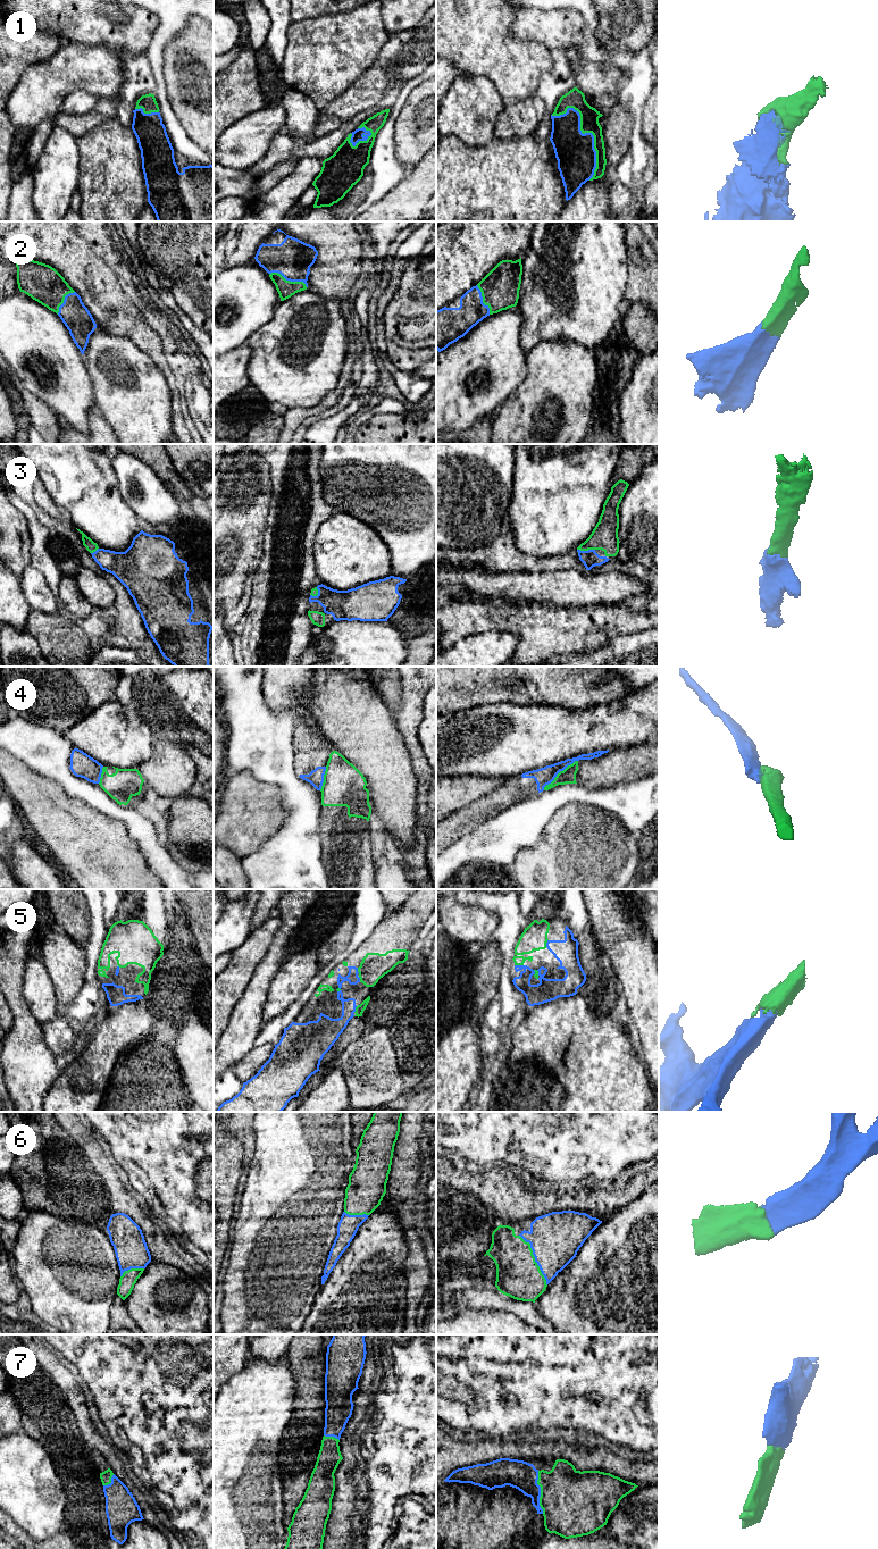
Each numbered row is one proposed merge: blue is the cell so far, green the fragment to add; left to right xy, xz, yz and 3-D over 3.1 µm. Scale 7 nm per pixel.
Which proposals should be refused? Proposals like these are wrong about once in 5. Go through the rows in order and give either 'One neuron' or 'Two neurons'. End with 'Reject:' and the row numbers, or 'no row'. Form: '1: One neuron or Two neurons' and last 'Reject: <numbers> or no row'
1: One neuron
2: One neuron
3: One neuron
4: Two neurons
5: One neuron
6: One neuron
7: One neuron
Reject: 4

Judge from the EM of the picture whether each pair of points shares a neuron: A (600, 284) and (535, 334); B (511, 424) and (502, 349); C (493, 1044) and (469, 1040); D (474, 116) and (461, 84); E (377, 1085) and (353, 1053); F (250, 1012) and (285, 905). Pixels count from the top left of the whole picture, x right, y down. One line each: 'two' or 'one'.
A: one
B: two
C: two
D: one
E: one
F: one

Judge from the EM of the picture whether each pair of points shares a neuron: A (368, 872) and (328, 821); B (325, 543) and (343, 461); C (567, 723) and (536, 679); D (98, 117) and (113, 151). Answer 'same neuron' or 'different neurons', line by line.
A: same neuron
B: different neurons
C: different neurons
D: different neurons

